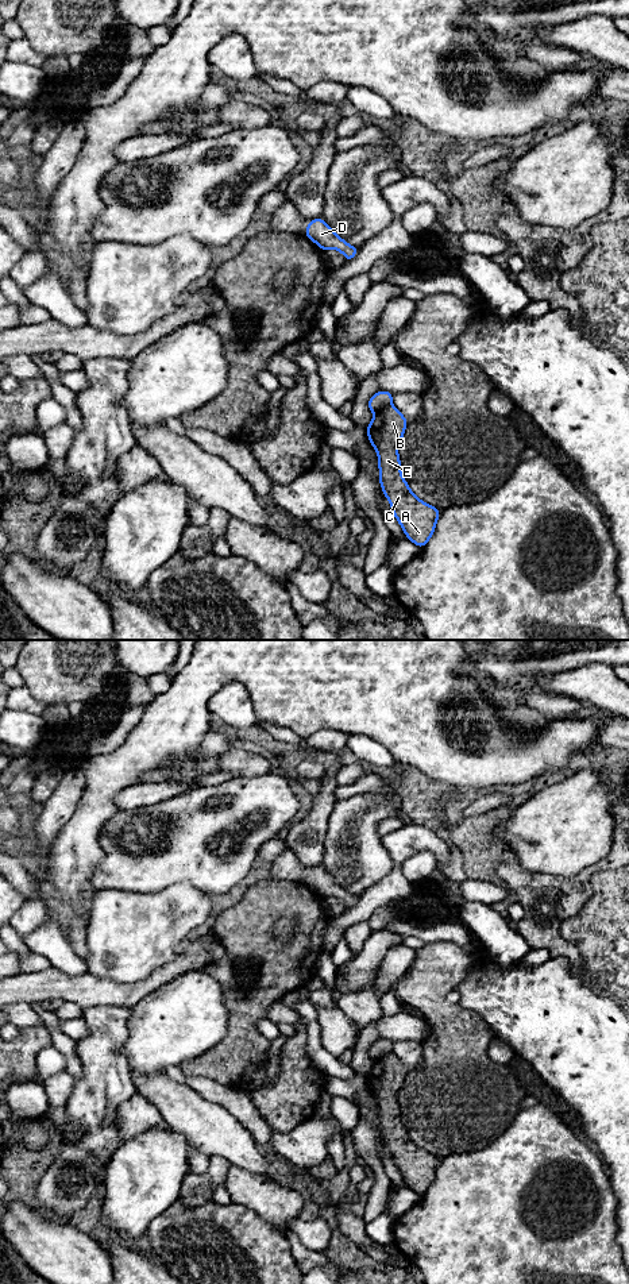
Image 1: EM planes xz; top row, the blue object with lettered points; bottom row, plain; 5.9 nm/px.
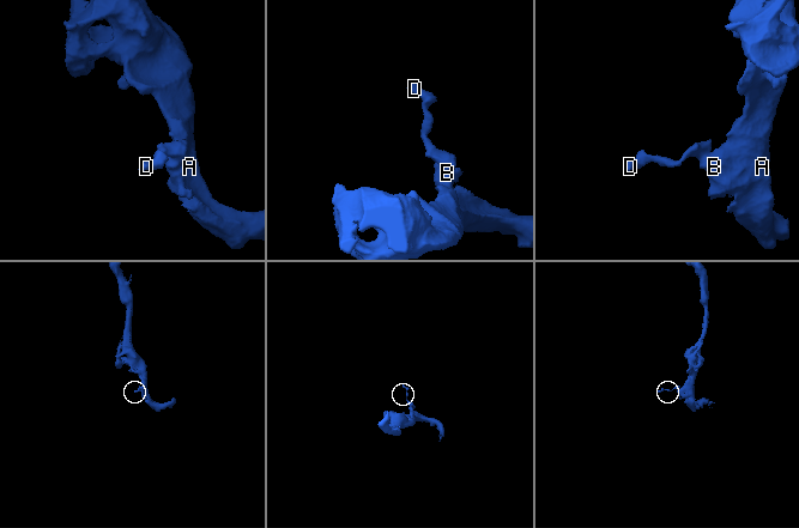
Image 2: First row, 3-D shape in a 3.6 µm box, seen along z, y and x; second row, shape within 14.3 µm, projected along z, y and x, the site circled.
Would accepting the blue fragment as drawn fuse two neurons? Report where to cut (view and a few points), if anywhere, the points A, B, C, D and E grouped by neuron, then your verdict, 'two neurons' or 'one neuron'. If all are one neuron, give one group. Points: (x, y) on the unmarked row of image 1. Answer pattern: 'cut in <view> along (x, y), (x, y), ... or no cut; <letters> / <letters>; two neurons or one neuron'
cut in xz along (390, 1052), (374, 1061); A B C E / D; two neurons

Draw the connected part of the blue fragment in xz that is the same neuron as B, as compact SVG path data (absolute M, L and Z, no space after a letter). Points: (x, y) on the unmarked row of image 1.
M389 1053L374 1061L366 1077L378 1102L379 1133L391 1160L406 1185L422 1196L432 1185L441 1158L421 1149L402 1125L398 1092L408 1072L405 1064Z

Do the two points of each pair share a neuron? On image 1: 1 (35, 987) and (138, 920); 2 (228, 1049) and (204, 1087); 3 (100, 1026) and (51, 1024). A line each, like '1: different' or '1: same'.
1: different
2: different
3: different

